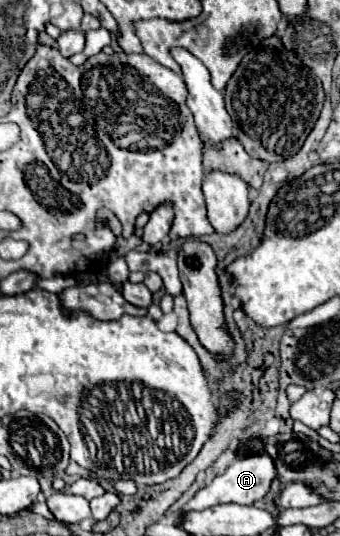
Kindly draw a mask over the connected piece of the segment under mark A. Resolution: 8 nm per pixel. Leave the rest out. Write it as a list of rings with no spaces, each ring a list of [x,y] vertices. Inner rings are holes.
[[[255,454],[255,456],[245,456],[245,458],[237,458],[221,476],[213,478],[211,484],[203,486],[189,502],[183,504],[181,514],[193,512],[193,510],[205,510],[209,506],[217,506],[217,504],[227,504],[227,502],[237,502],[237,504],[255,504],[257,500],[261,500],[267,492],[269,486],[275,478],[275,468],[273,468],[273,460],[269,460],[269,456],[265,454]]]

